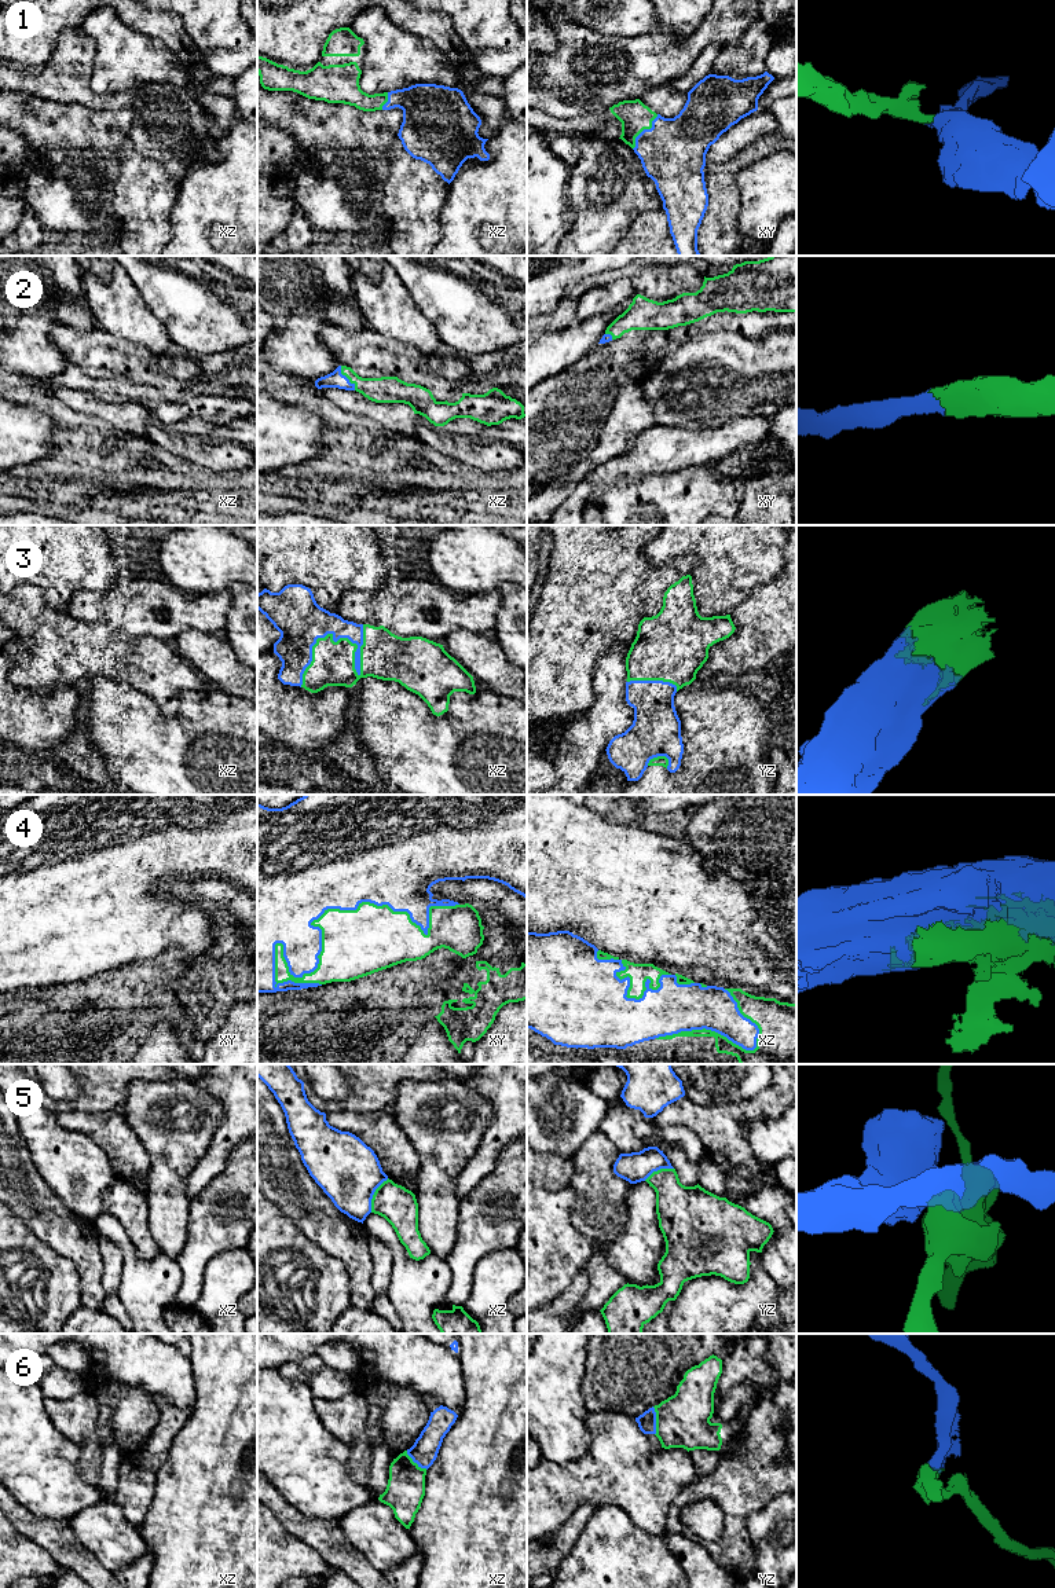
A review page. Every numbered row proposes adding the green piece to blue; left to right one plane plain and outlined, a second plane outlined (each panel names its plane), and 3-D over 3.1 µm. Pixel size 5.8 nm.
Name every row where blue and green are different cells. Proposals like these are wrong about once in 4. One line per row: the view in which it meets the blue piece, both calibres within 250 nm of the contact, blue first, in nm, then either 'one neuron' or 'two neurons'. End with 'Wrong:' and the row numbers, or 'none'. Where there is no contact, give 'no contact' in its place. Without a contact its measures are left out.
1: xy | 380/180 nm | one neuron
2: xz | 100/160 nm | one neuron
3: xz | 280/260 nm | one neuron
4: xy | 500/380 nm | one neuron
5: xz | 360/220 nm | two neurons
6: yz | 110/320 nm | one neuron
Wrong: 5

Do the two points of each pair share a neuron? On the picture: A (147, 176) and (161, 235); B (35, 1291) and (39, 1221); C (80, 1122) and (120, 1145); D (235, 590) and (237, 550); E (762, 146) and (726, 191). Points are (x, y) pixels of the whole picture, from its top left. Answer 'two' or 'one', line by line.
A: one
B: two
C: one
D: two
E: one

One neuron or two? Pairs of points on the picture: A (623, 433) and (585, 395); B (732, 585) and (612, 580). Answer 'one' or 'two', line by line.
A: two
B: two

